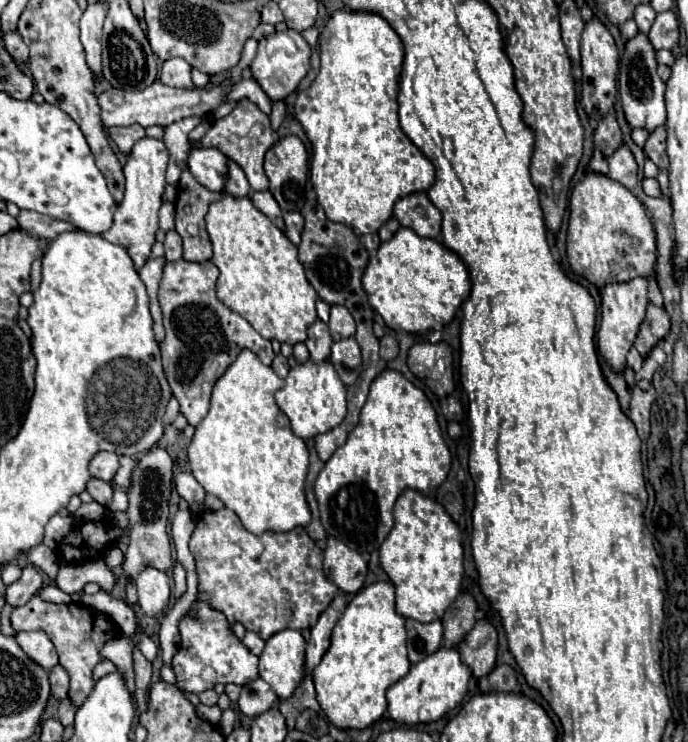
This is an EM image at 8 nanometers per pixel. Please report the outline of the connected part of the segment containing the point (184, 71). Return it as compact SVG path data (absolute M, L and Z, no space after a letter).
M182 58L166 60L162 66L160 80L168 86L174 86L174 88L192 88L194 86L190 80L190 64Z

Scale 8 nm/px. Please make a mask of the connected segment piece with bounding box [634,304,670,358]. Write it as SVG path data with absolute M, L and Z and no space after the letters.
M648 304L648 310L646 310L646 318L640 326L640 332L634 340L634 346L636 350L640 352L640 356L644 358L650 348L654 348L670 330L670 316L664 308L658 308L654 304Z

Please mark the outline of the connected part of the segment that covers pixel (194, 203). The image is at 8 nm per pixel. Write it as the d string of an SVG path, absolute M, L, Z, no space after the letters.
M182 172L176 200L176 232L184 240L184 260L206 262L212 258L212 246L206 234L204 216L210 202L218 198L220 192L204 188L190 172Z

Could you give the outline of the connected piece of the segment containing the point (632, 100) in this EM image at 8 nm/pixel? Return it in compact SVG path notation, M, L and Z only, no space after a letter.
M638 32L634 38L630 38L626 42L626 50L624 50L622 60L620 60L618 90L620 90L626 120L632 128L644 128L648 132L654 132L654 128L664 126L664 122L666 122L666 104L664 104L666 84L658 76L656 50L650 44L648 34Z

